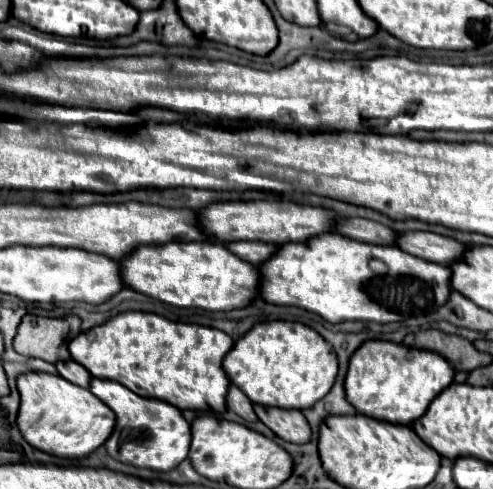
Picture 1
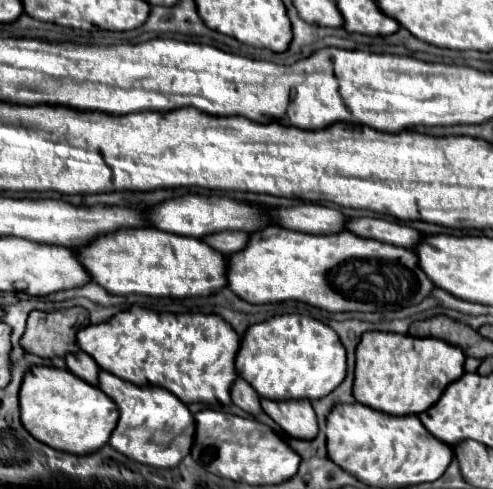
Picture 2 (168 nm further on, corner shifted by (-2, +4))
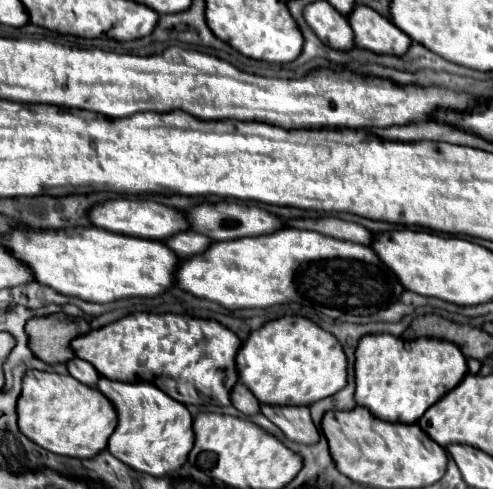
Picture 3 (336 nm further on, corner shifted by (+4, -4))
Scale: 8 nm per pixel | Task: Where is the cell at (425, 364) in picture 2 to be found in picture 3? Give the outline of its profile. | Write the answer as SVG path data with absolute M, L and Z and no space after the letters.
M368 334L364 340L360 340L356 350L356 404L368 408L376 418L388 422L418 422L418 418L432 404L462 382L466 372L466 358L452 342L432 338L416 338L406 342L392 334Z

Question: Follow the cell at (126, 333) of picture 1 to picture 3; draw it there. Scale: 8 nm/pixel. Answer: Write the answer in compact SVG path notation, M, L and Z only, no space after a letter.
M146 312L124 316L72 340L76 356L88 360L100 376L120 382L152 382L186 406L230 406L230 390L238 382L236 352L240 344L240 338L216 320Z

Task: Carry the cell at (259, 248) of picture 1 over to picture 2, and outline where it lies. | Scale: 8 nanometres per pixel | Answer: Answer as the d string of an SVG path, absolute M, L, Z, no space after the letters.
M218 232L218 234L212 234L212 236L206 236L204 238L206 244L210 244L214 250L226 254L226 256L232 256L236 252L240 252L240 248L246 246L248 242L248 234L246 232Z

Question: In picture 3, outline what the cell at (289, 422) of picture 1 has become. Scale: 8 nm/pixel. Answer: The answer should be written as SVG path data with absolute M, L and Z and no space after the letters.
M262 404L262 414L274 422L286 438L298 444L316 444L318 430L310 418L308 406L270 406Z

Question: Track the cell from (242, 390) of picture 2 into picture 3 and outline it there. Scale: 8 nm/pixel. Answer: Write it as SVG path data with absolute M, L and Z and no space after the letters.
M238 382L236 388L232 388L232 404L236 410L240 410L244 416L254 416L260 412L260 402L256 400L256 396L248 396L248 388Z

